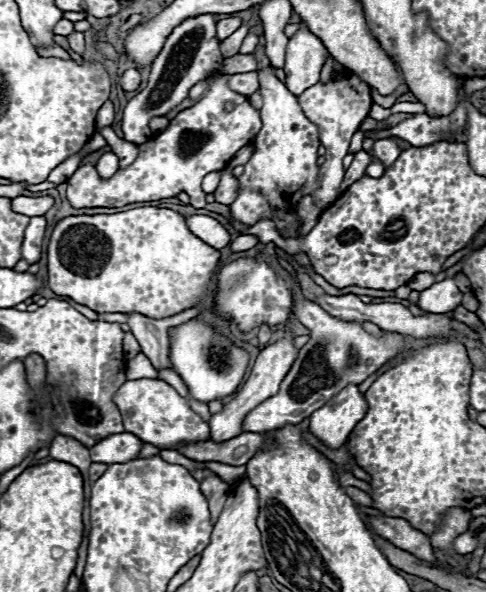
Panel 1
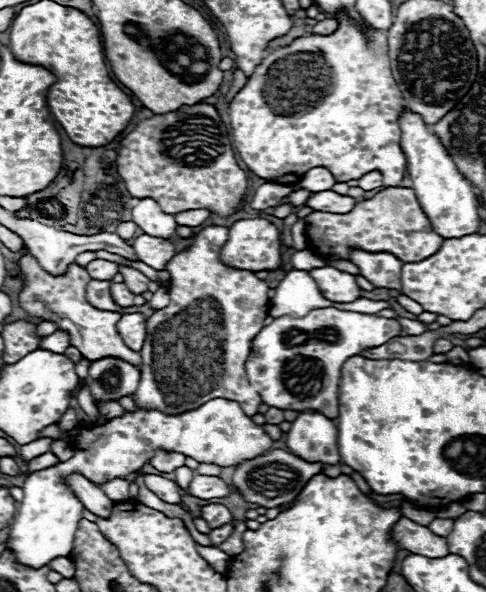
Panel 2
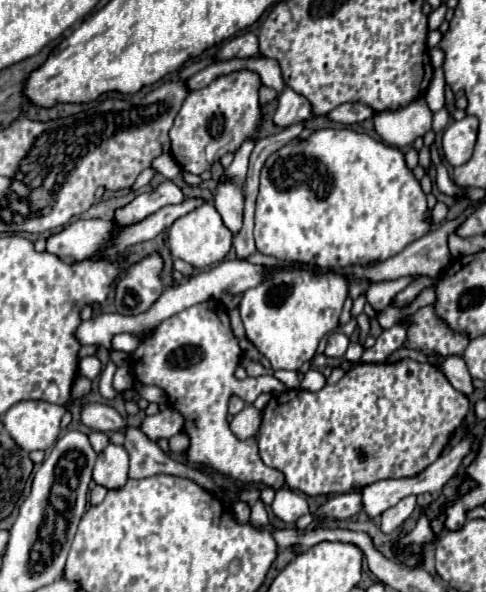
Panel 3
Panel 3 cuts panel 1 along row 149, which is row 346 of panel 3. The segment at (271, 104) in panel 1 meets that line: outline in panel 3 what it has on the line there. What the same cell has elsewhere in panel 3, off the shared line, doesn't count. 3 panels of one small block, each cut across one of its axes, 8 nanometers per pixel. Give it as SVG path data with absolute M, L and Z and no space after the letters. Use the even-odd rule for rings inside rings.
M308 270L276 272L276 278L262 282L260 286L246 290L240 300L240 316L246 328L246 338L256 346L256 350L270 360L274 370L298 370L304 362L312 360L318 350L320 340L340 326L342 304L348 296L348 280L338 274L314 274Z

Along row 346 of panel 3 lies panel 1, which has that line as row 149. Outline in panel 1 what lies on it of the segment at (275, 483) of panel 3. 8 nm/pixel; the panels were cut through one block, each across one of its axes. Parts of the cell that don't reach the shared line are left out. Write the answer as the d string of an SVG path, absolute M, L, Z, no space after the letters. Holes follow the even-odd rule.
M226 74L220 76L204 100L196 102L192 108L182 110L166 130L140 144L136 160L130 166L120 168L112 178L102 180L94 164L82 164L74 176L68 178L68 202L74 208L118 208L134 202L174 198L180 192L186 192L194 208L204 208L206 194L200 188L202 178L208 172L224 170L234 154L244 148L262 126L258 110L250 106L246 96L232 92L226 82ZM226 102L234 104L230 112L226 110Z

